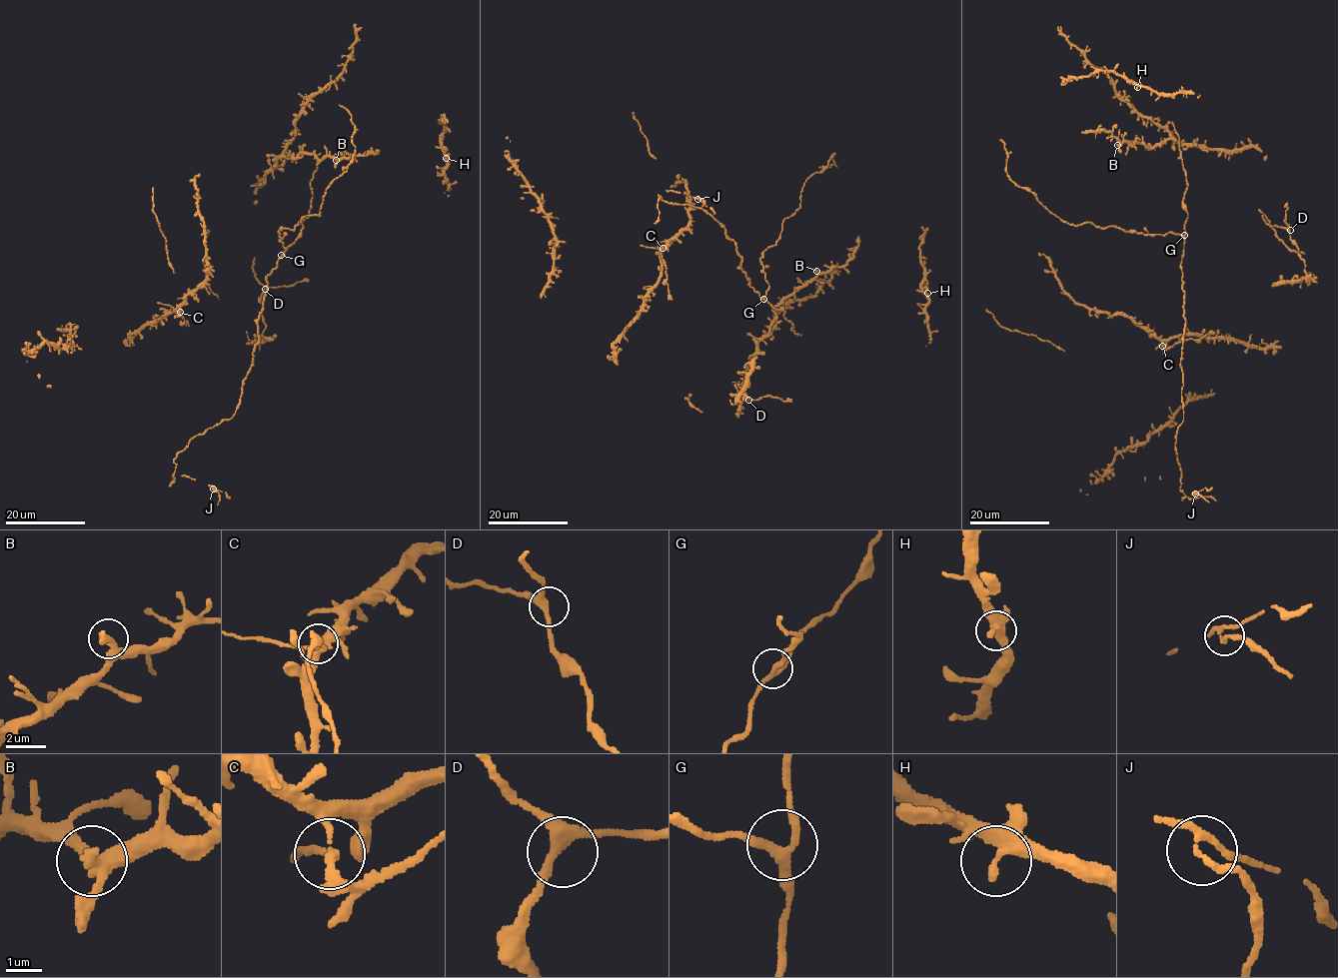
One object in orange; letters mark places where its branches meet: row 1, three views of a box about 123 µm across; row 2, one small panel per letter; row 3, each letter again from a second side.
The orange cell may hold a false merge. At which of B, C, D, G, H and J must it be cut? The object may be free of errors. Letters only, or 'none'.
C

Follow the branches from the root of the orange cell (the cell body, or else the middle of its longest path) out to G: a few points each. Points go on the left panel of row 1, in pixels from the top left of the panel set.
G: (264, 301), (266, 276), (276, 267), (281, 255)

